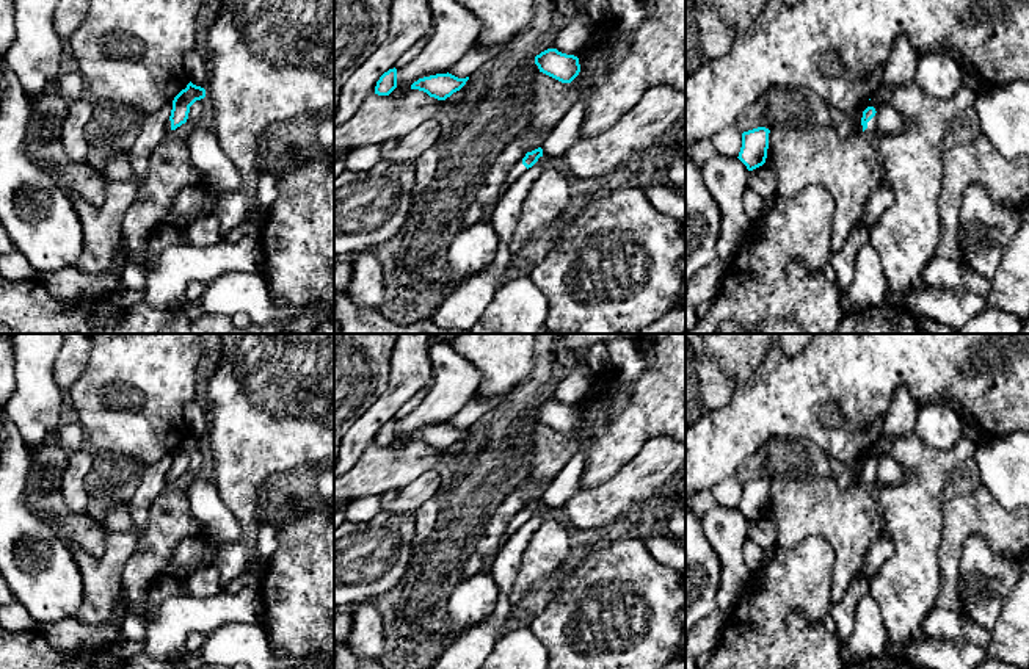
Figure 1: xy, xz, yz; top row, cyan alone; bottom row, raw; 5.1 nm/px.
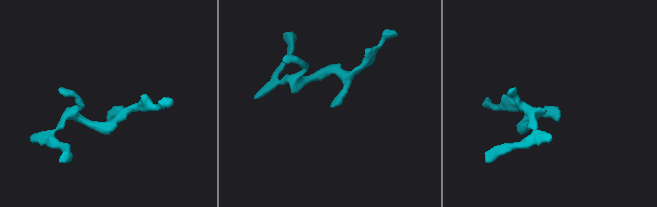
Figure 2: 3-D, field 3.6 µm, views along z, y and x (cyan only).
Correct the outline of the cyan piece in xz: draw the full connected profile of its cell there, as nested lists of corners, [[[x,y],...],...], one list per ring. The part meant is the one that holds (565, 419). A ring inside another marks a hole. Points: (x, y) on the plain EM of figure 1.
[[[547,400],[535,407],[540,423],[562,432],[571,434],[580,423],[579,409],[566,406],[557,400]]]

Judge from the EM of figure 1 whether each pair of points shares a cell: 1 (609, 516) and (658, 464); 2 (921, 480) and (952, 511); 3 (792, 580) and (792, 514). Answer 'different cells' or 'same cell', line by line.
1: same cell
2: different cells
3: different cells

